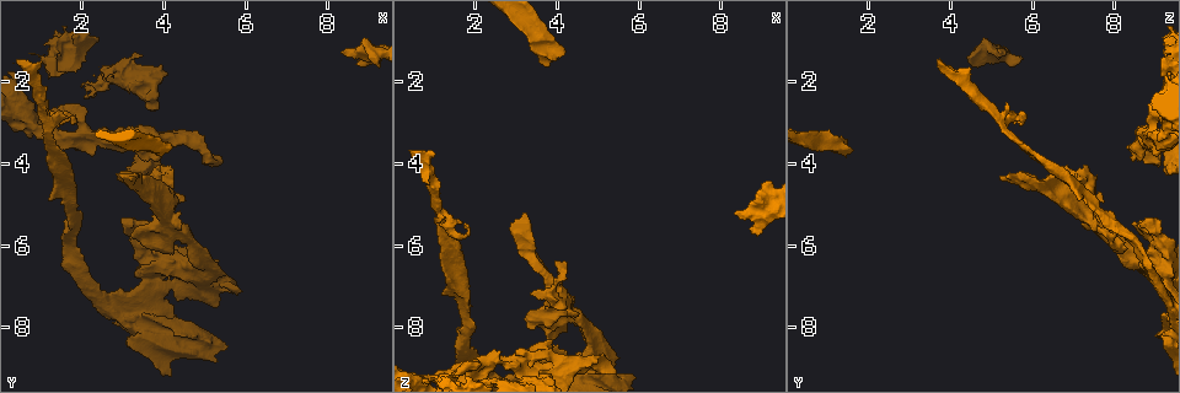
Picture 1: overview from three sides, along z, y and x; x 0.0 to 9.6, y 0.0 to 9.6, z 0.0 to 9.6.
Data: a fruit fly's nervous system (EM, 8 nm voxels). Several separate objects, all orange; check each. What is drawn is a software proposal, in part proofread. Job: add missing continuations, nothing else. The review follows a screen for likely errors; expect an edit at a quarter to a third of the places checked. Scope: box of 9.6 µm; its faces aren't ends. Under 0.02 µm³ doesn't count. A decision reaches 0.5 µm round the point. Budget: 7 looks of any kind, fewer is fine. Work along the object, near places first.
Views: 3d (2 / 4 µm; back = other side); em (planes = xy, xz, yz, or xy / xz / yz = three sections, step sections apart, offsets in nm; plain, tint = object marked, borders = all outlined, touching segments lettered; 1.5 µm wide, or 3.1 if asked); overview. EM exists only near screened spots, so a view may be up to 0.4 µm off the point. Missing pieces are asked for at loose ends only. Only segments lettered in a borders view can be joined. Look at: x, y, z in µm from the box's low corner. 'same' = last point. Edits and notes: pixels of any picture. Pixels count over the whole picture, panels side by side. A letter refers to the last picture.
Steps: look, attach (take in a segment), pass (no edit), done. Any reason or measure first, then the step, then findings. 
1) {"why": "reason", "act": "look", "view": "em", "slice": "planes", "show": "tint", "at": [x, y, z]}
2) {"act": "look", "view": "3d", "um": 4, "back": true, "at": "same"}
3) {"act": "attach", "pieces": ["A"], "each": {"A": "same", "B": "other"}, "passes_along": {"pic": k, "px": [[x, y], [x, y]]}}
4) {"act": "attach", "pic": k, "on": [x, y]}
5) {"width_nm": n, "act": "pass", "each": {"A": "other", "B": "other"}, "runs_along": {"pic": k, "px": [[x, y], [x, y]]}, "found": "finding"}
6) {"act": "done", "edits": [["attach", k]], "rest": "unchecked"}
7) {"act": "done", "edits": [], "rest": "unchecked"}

{"why": "an open end", "act": "look", "view": "em", "slice": "yz", "step": 8, "show": "tint", "at": [3.20, 4.30, 5.25]}

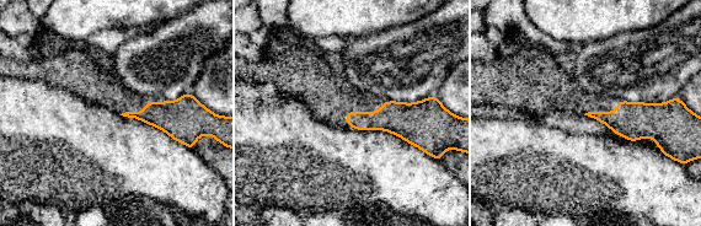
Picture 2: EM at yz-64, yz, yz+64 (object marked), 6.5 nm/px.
{"act": "look", "view": "em", "slice": "xz", "step": 4, "show": "tint", "at": "same"}

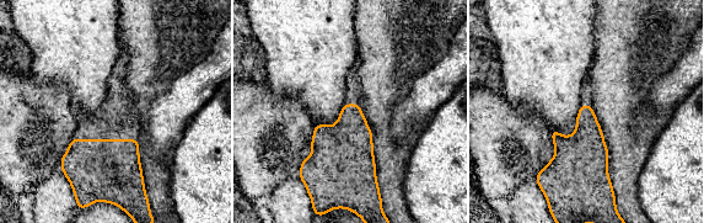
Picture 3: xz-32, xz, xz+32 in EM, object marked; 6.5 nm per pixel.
{"why": "what lies round it", "act": "look", "view": "em", "slice": "xz", "step": 4, "show": "borders", "at": "same"}

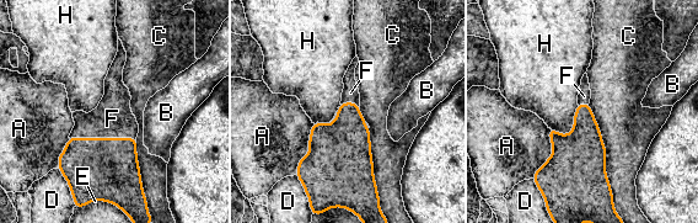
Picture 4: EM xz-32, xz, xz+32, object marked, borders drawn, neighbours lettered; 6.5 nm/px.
{"act": "attach", "pieces": ["F"], "each": {"A": "other", "B": "other", "C": "other", "D": "other", "E": "other", "F": "same", "H": "other"}, "passes_along": {"pic": 4, "px": [[106, 169], [102, 138], [112, 118]]}, "found": "the cell continues"}

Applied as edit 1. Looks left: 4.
{"why": "free end", "act": "look", "view": "em", "slice": "planes", "show": "tint", "at": [4.25, 3.60, 1.30]}

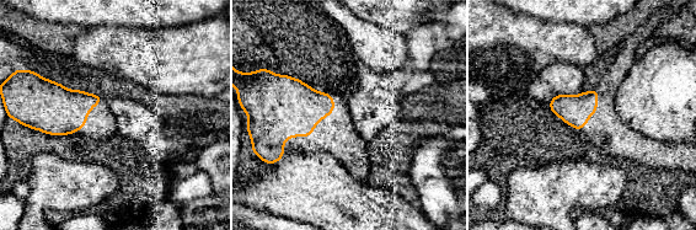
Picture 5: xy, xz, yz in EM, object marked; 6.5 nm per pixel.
{"act": "look", "view": "em", "slice": "planes", "show": "borders", "at": "same"}

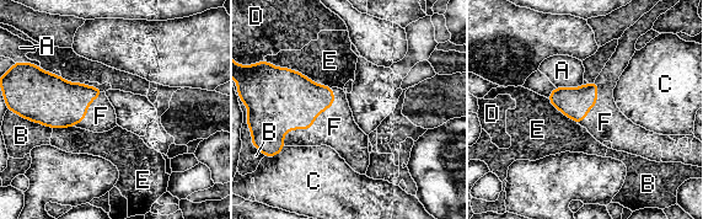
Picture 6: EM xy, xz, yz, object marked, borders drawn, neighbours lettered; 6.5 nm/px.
{"act": "attach", "pieces": ["F"], "each": {"A": "other", "B": "other", "C": "other", "D": "other", "E": "other", "F": "same"}, "passes_along": {"pic": 6, "px": [[282, 100], [311, 124], [334, 127]]}, "found": "the cell continues"}

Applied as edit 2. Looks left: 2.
{"act": "done", "edits": [["attach", 4], ["attach", 6]], "rest": "unchecked"}

